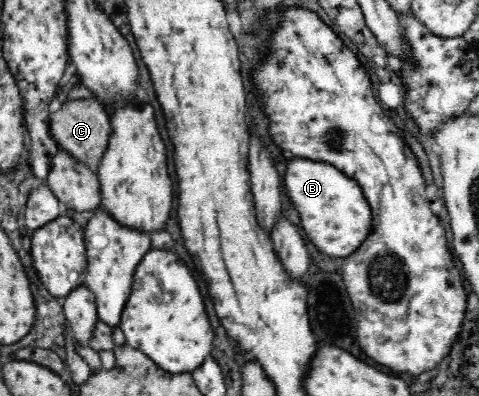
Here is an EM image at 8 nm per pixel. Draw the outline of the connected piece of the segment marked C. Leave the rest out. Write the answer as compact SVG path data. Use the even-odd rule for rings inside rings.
M68 99L63 105L51 110L49 124L51 135L60 149L70 153L78 162L95 169L97 173L112 132L107 108L99 104L97 99Z

